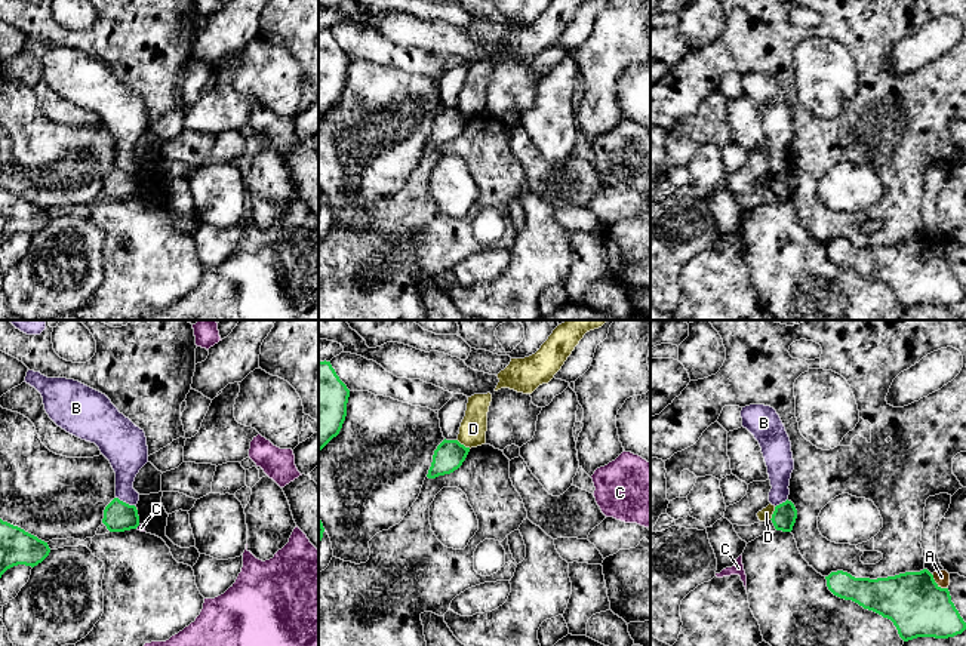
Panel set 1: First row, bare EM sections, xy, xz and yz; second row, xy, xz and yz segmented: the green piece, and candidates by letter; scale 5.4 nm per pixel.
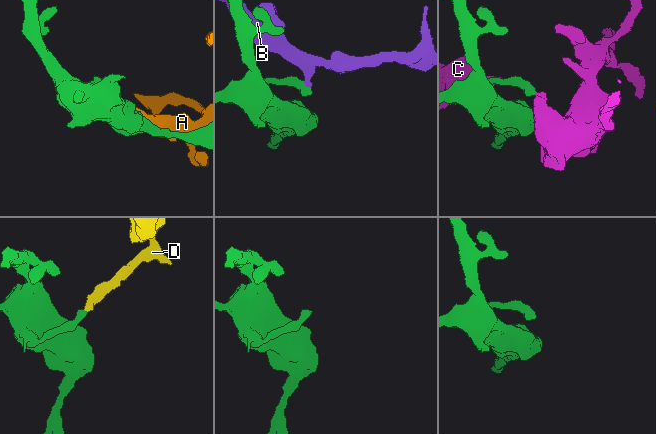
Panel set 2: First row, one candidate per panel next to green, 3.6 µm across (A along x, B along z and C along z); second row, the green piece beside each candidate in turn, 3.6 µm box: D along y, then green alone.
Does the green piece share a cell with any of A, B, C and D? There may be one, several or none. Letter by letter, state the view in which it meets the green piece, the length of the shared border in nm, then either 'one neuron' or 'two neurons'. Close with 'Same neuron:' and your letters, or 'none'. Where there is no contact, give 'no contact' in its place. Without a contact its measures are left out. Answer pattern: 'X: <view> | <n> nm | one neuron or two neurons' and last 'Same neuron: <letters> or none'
A: yz | 130 nm | two neurons
B: xy | 130 nm | two neurons
C: xy | 40 nm | two neurons
D: xz | 90 nm | two neurons
Same neuron: none

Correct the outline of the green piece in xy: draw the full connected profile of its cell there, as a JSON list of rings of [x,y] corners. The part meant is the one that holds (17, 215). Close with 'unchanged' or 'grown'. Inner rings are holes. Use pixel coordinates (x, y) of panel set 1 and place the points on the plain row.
[[[0,187],[0,246],[18,233],[37,234],[49,221],[47,210]]]; unchanged

